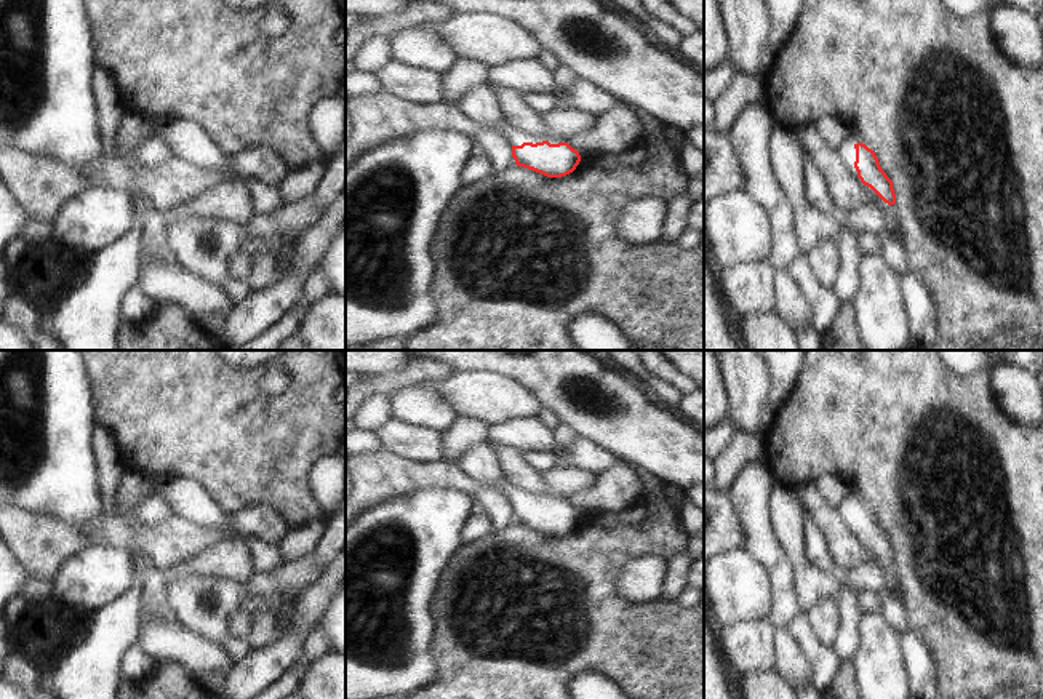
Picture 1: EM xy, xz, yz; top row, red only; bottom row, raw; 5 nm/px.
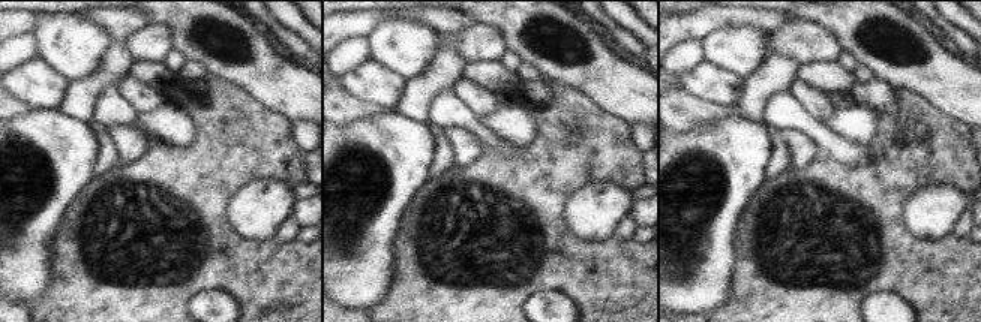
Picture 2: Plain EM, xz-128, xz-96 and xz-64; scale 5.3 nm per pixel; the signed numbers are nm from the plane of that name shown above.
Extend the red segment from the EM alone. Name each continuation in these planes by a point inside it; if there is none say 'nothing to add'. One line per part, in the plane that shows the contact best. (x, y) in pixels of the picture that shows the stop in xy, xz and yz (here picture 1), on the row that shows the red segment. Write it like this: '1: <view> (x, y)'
1: yz (848, 152)

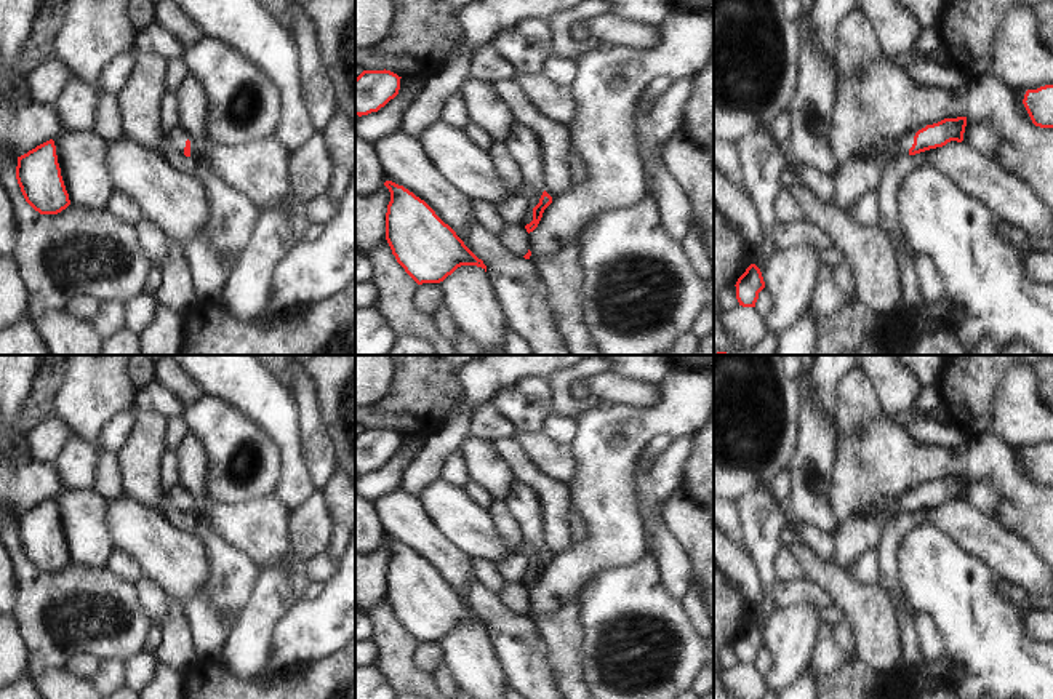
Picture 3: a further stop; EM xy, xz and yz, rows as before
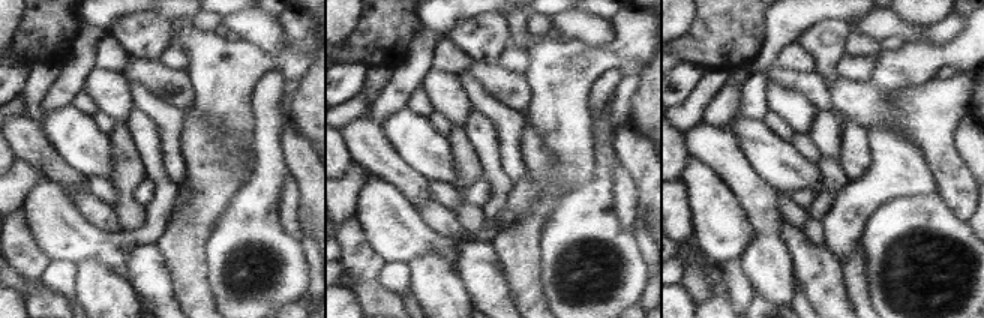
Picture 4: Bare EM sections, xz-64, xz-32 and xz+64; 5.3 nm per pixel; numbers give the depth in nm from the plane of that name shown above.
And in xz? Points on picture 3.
1: xz (522, 144)

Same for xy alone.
1: xy (175, 139)

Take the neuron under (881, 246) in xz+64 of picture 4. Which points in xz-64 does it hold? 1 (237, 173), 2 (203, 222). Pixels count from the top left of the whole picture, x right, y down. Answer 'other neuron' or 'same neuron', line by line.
1: other neuron
2: other neuron

